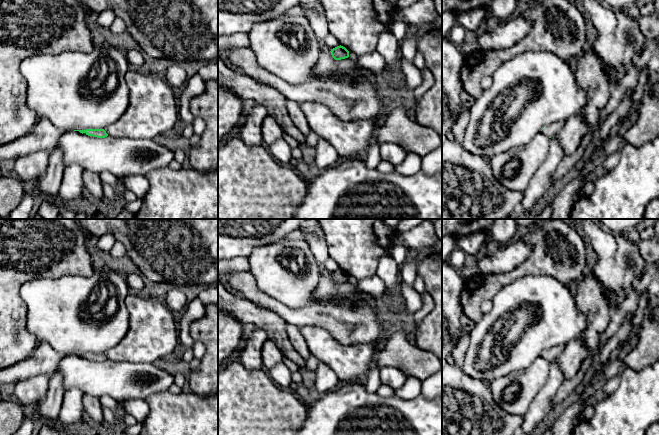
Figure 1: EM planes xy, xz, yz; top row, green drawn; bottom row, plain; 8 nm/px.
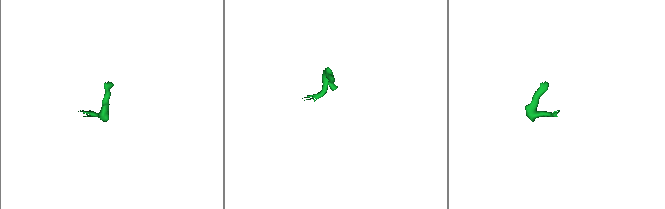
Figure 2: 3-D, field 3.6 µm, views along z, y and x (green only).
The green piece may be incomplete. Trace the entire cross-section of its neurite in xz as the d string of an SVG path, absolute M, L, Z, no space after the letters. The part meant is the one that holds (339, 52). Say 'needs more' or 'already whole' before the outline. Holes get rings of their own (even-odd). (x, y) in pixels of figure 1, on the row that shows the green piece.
already whole | M341 45L331 49L330 52L335 60L341 60L349 57L349 51Z

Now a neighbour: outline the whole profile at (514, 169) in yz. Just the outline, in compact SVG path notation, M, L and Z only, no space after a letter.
M539 132L524 146L493 156L491 171L497 181L511 191L524 193L550 151L550 138Z

